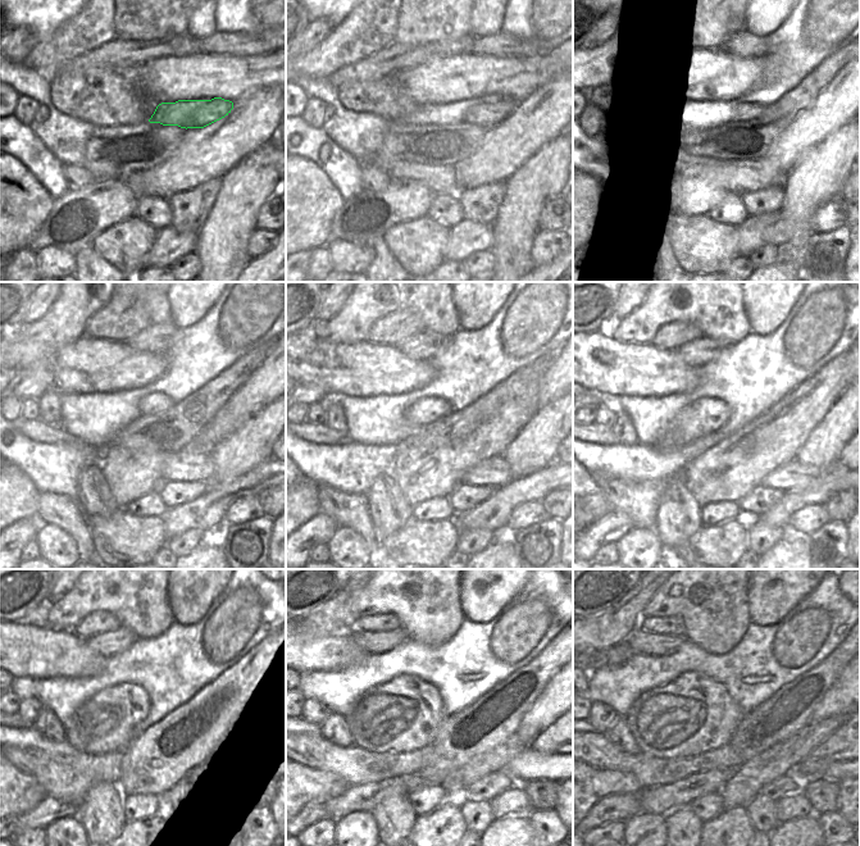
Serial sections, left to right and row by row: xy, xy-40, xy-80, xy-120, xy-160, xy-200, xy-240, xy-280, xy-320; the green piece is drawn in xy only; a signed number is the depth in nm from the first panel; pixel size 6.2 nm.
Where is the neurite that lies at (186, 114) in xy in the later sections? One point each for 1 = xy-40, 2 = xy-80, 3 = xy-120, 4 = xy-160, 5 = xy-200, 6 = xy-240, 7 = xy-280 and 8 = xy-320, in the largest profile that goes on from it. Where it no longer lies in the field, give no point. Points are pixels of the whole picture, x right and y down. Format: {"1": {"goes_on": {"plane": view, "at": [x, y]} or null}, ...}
{"1": {"goes_on": {"plane": "xy-40", "at": [487, 112]}}, "2": {"goes_on": {"plane": "xy-80", "at": [732, 112]}}, "3": {"goes_on": {"plane": "xy-120", "at": [155, 403]}}, "4": {"goes_on": {"plane": "xy-160", "at": [428, 409]}}, "5": {"goes_on": {"plane": "xy-200", "at": [705, 415]}}, "6": {"goes_on": {"plane": "xy-240", "at": [107, 722]}}, "7": {"goes_on": {"plane": "xy-280", "at": [404, 714]}}, "8": {"goes_on": {"plane": "xy-320", "at": [694, 714]}}}

